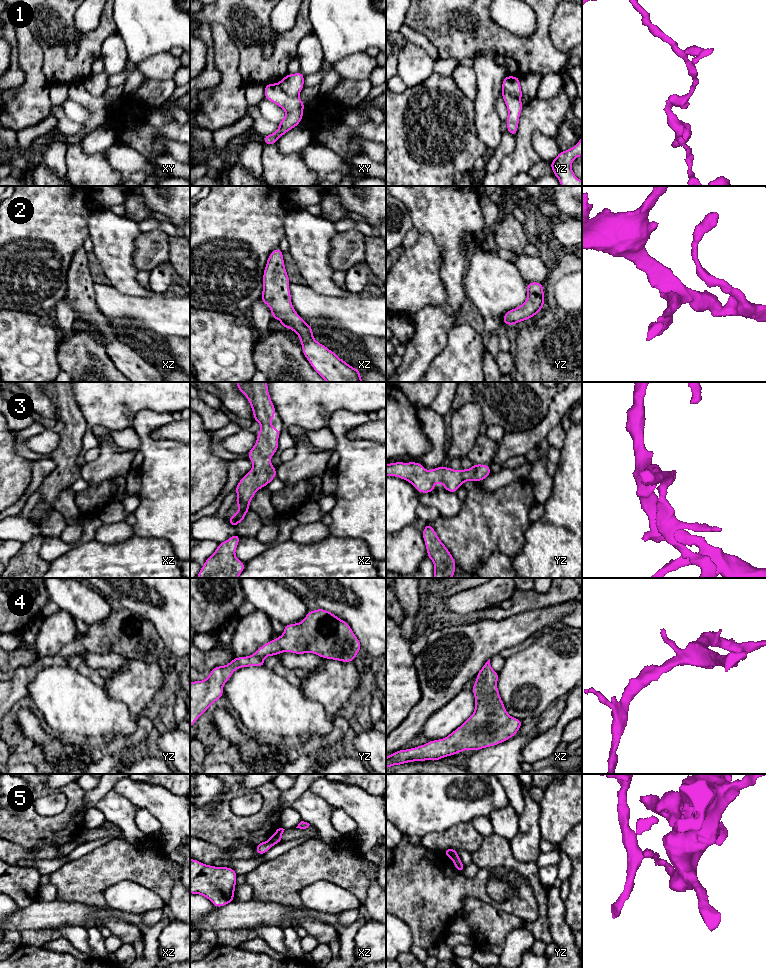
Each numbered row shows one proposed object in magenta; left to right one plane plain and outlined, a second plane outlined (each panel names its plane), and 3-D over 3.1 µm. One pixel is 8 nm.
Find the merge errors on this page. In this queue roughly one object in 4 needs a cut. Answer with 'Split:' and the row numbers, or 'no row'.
Split: 1, 5

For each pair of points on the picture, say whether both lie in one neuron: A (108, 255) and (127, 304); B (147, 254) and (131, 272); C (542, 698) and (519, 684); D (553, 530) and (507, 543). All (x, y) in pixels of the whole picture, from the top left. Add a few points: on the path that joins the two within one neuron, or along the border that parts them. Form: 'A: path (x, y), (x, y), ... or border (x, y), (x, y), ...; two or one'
A: border (110, 284), (122, 293), (146, 296); two
B: border (134, 243), (133, 265), (138, 271); two
C: path (536, 692), (528, 684), (525, 684); one
D: border (531, 524), (525, 533), (523, 548), (512, 558); two

